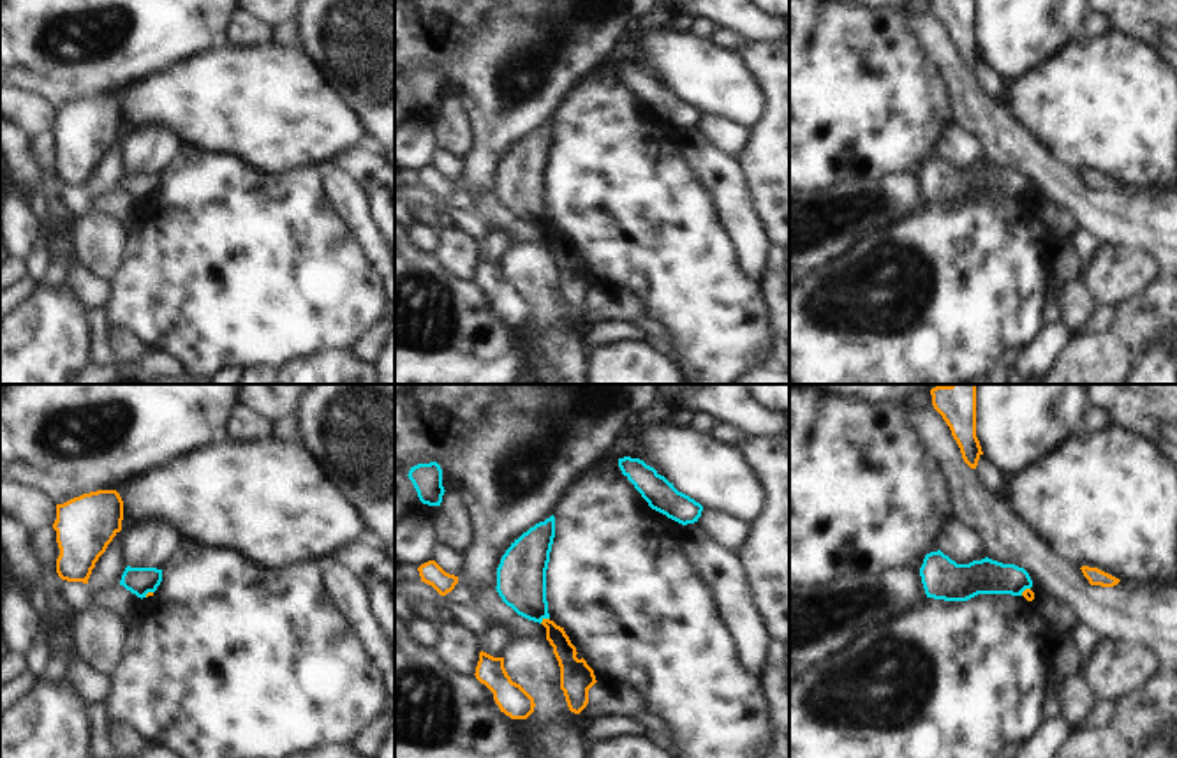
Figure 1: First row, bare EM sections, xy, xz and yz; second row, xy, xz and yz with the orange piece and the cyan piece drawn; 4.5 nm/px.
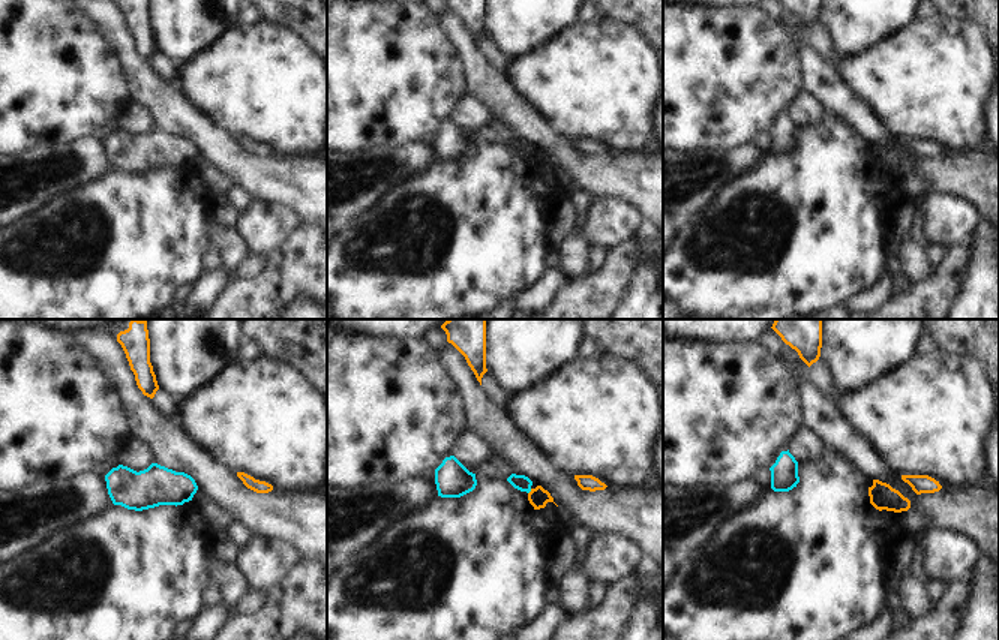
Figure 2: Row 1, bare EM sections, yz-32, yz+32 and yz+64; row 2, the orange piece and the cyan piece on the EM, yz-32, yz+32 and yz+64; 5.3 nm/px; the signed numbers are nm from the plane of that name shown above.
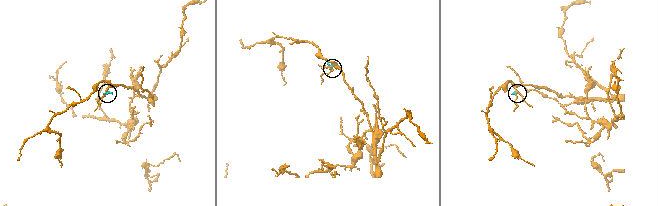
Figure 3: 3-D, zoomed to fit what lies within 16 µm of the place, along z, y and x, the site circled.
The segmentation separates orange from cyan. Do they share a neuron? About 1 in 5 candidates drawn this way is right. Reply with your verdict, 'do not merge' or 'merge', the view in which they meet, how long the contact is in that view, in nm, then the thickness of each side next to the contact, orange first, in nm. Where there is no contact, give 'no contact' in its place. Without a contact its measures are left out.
do not merge; contact in xz; length 50 nm; calibres 100 and 220 nm

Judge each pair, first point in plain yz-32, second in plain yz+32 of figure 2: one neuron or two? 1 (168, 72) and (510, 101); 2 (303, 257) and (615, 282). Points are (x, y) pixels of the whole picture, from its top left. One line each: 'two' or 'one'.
1: two
2: one

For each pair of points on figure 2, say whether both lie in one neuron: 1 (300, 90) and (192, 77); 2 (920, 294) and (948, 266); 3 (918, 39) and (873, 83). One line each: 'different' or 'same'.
1: same
2: same
3: same

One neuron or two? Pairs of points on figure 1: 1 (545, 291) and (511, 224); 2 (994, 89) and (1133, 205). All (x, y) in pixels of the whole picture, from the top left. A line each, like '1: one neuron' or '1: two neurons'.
1: two neurons
2: two neurons

